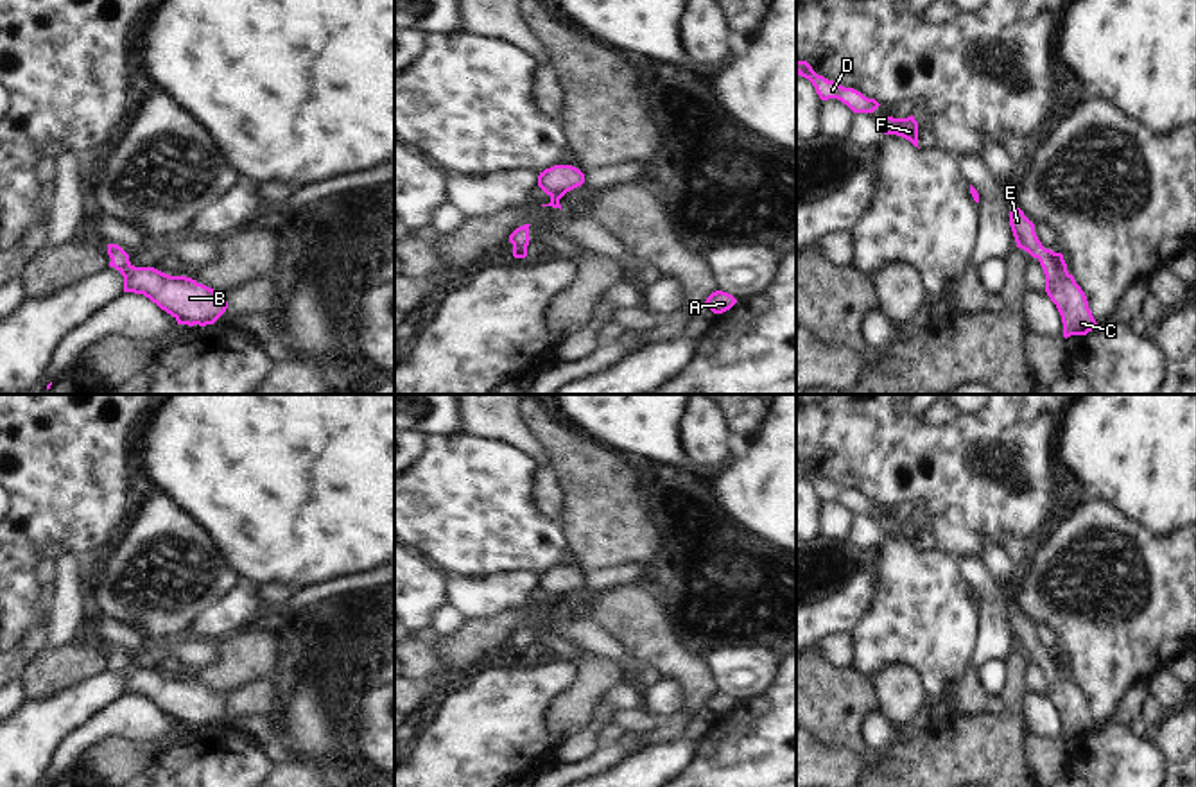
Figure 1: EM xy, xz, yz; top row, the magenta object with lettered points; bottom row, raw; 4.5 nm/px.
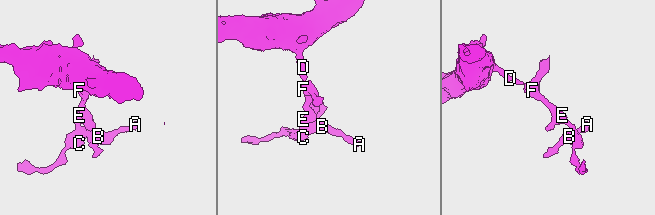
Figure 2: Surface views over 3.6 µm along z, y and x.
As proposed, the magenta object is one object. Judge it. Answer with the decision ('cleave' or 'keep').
keep

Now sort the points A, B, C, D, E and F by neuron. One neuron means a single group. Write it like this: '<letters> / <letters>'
A B C D E F

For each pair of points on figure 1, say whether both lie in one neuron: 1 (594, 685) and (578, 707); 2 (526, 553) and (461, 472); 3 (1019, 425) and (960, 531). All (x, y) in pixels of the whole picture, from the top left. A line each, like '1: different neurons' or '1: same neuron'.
1: same neuron
2: same neuron
3: same neuron

